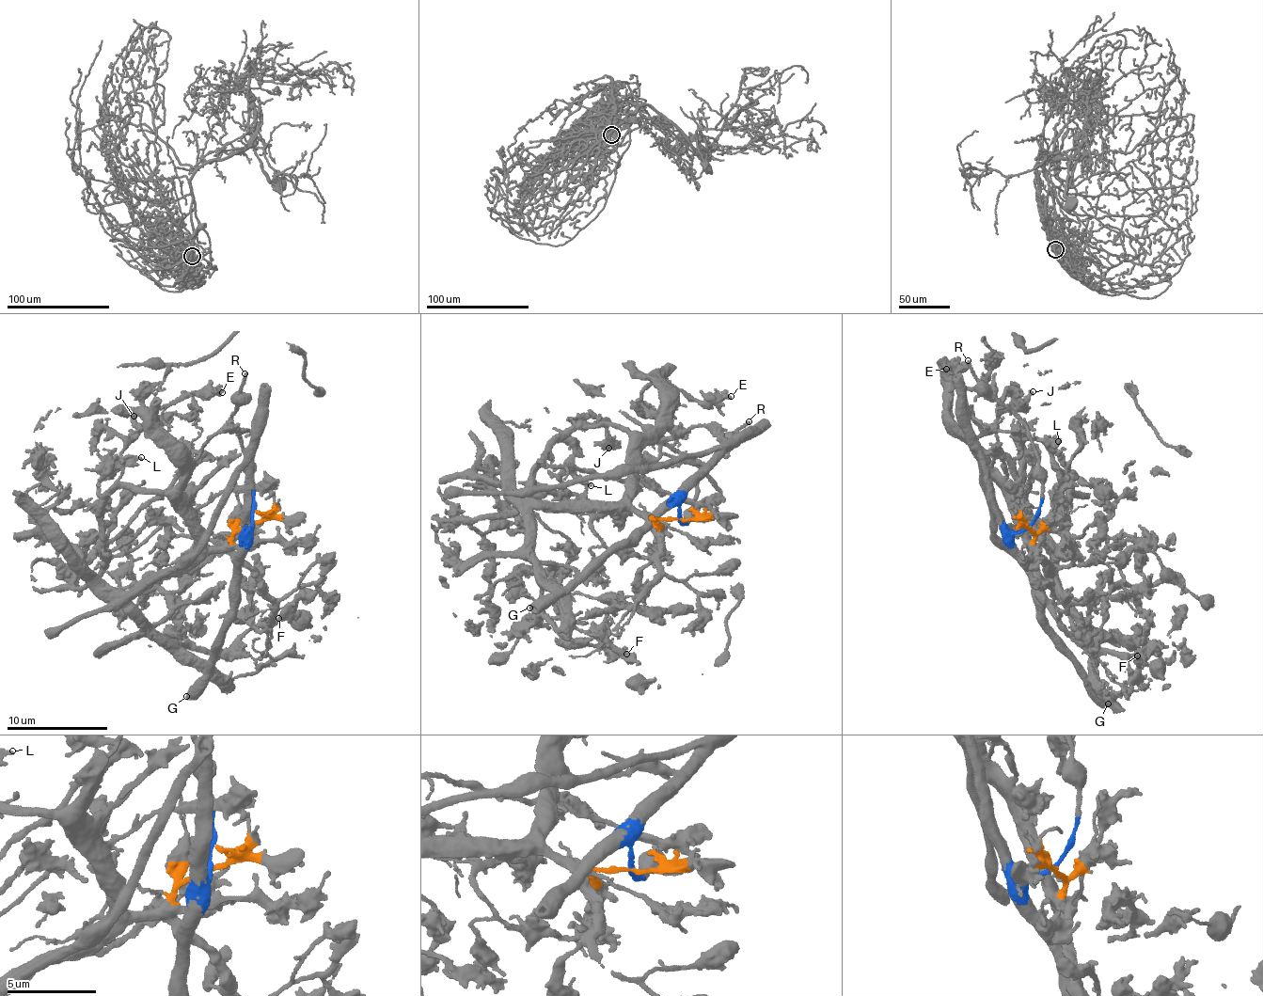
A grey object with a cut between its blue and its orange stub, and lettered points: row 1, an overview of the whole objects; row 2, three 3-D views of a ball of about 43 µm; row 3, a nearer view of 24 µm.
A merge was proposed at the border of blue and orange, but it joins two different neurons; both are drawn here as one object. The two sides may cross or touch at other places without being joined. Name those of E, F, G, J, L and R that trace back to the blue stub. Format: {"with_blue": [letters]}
{"with_blue": ["G", "R"]}

